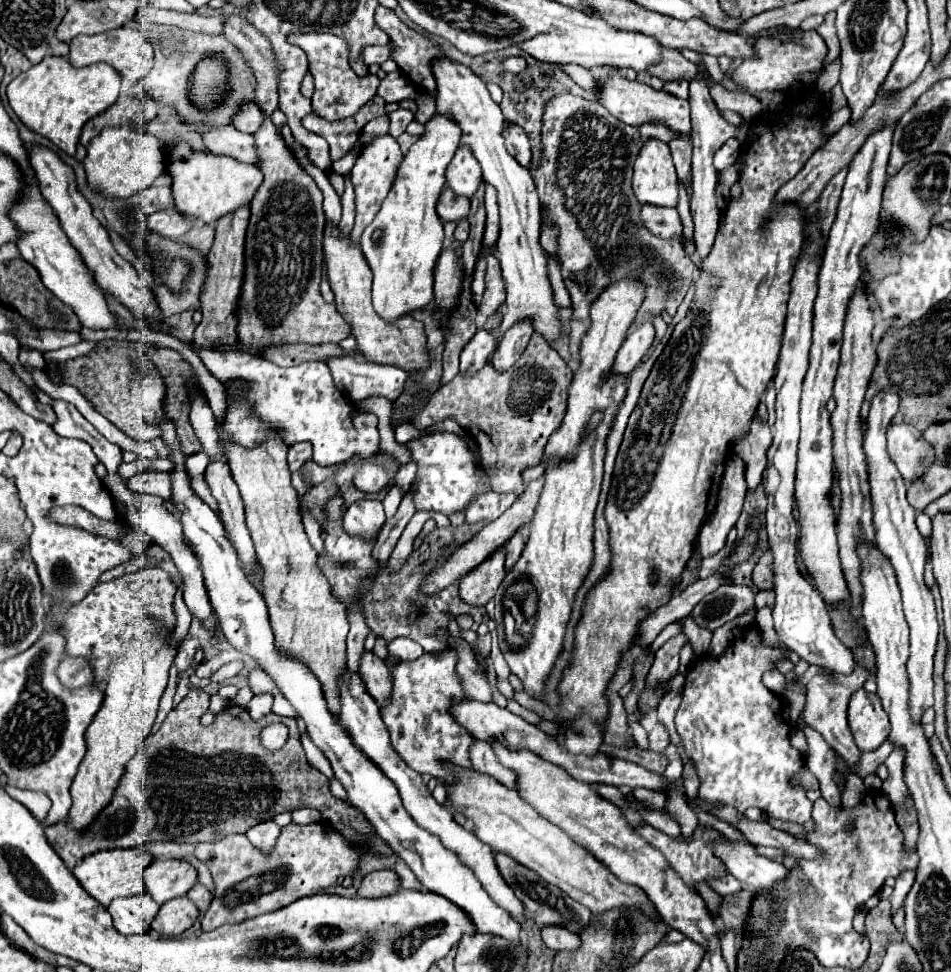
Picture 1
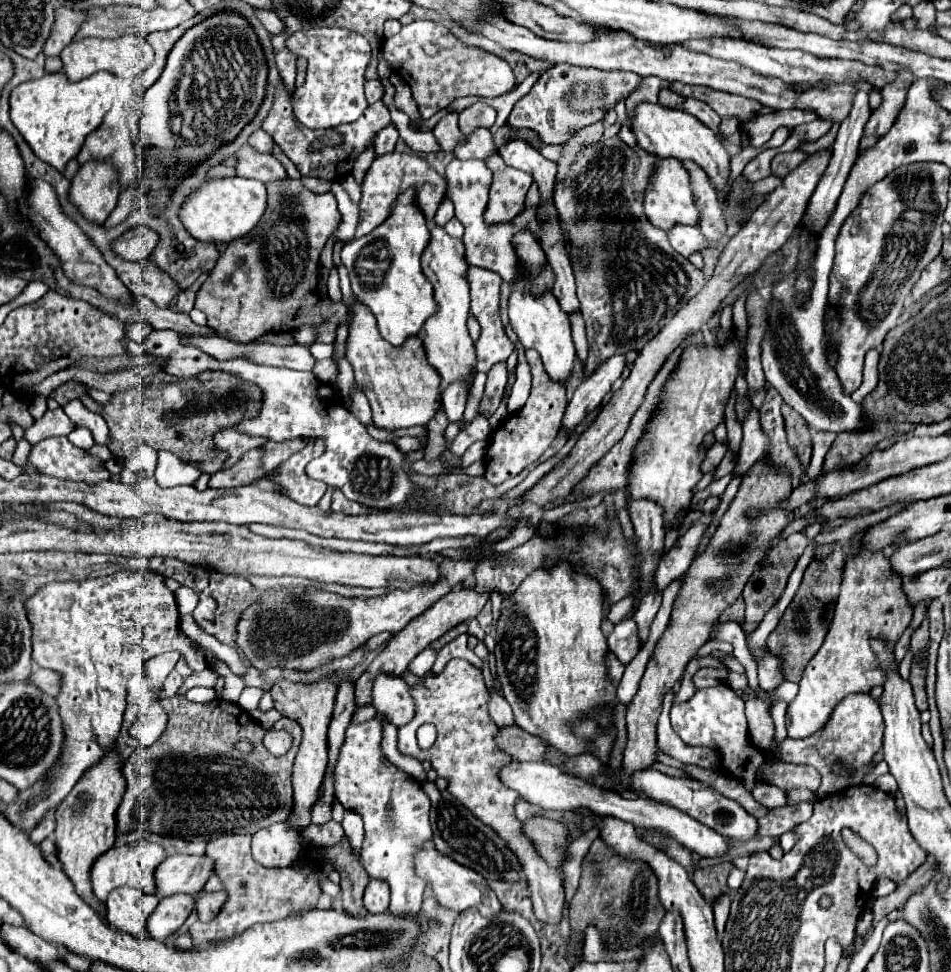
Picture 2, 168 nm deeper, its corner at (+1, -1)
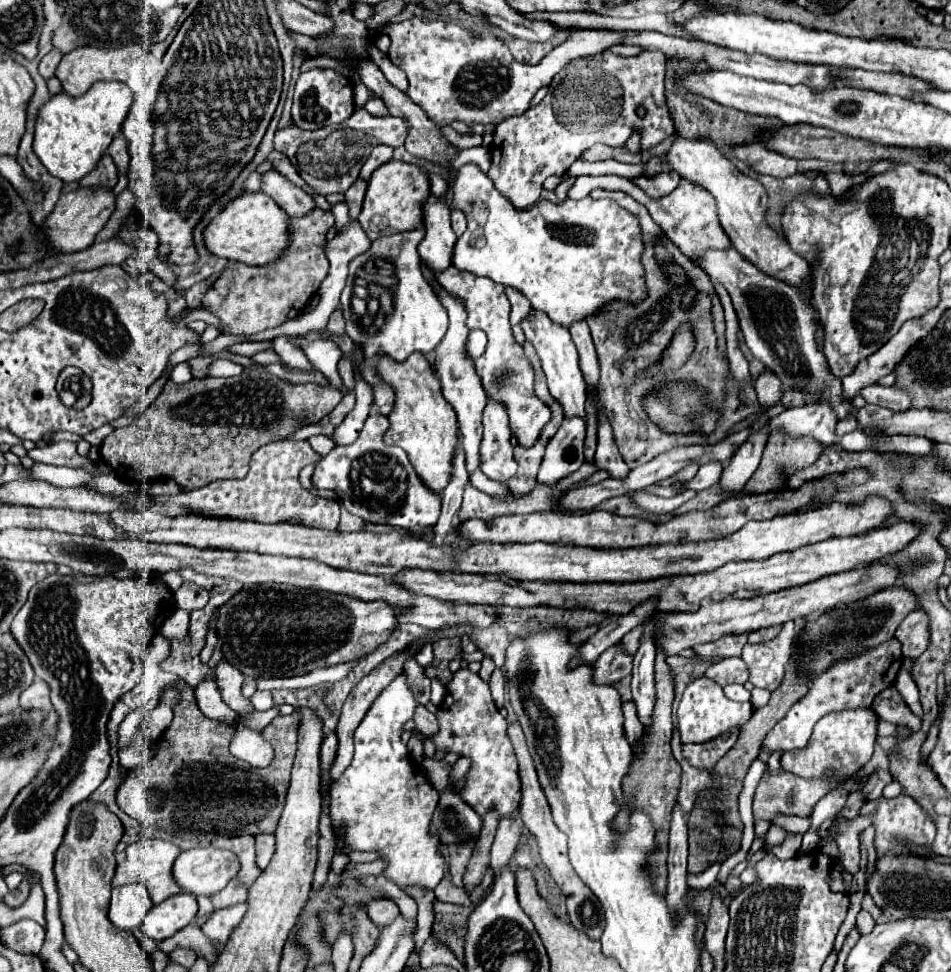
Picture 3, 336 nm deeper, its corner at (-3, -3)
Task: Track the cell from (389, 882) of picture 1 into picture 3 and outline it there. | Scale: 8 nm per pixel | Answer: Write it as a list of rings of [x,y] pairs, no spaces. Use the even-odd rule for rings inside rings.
[[[377,897],[377,899],[371,899],[367,903],[367,913],[369,913],[369,919],[377,927],[383,927],[383,925],[391,923],[399,915],[399,907],[387,897]]]

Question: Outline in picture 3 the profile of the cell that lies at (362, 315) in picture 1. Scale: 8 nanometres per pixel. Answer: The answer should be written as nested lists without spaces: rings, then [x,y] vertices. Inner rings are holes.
[[[411,353],[411,359],[405,359],[403,363],[391,361],[391,357],[387,355],[379,355],[373,365],[379,377],[383,377],[383,381],[387,381],[391,389],[395,389],[395,405],[387,415],[389,429],[383,441],[387,441],[387,445],[399,445],[401,449],[405,449],[425,485],[435,493],[443,493],[451,477],[451,455],[459,439],[459,429],[457,415],[449,401],[443,397],[439,379],[437,375],[433,375],[431,363],[423,353]]]

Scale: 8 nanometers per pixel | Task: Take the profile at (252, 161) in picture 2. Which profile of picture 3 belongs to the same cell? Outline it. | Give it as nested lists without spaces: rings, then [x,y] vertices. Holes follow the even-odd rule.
[[[277,169],[261,173],[261,191],[293,217],[301,217],[315,207],[313,199],[301,187],[287,181],[287,177],[283,177]]]

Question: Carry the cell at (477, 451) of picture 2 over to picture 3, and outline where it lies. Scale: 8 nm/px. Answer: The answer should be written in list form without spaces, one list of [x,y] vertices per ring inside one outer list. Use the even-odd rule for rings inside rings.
[[[487,399],[483,411],[483,441],[479,449],[479,467],[481,471],[493,479],[505,483],[517,469],[513,459],[511,431],[507,427],[507,411],[497,401]]]

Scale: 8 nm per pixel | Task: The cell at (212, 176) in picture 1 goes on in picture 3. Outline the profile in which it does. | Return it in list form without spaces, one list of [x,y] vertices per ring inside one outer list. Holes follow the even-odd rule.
[[[245,191],[239,197],[231,199],[219,215],[203,229],[203,239],[207,249],[213,255],[241,261],[247,265],[265,265],[279,257],[279,253],[287,247],[287,213],[279,209],[279,205],[267,197],[265,193]]]

